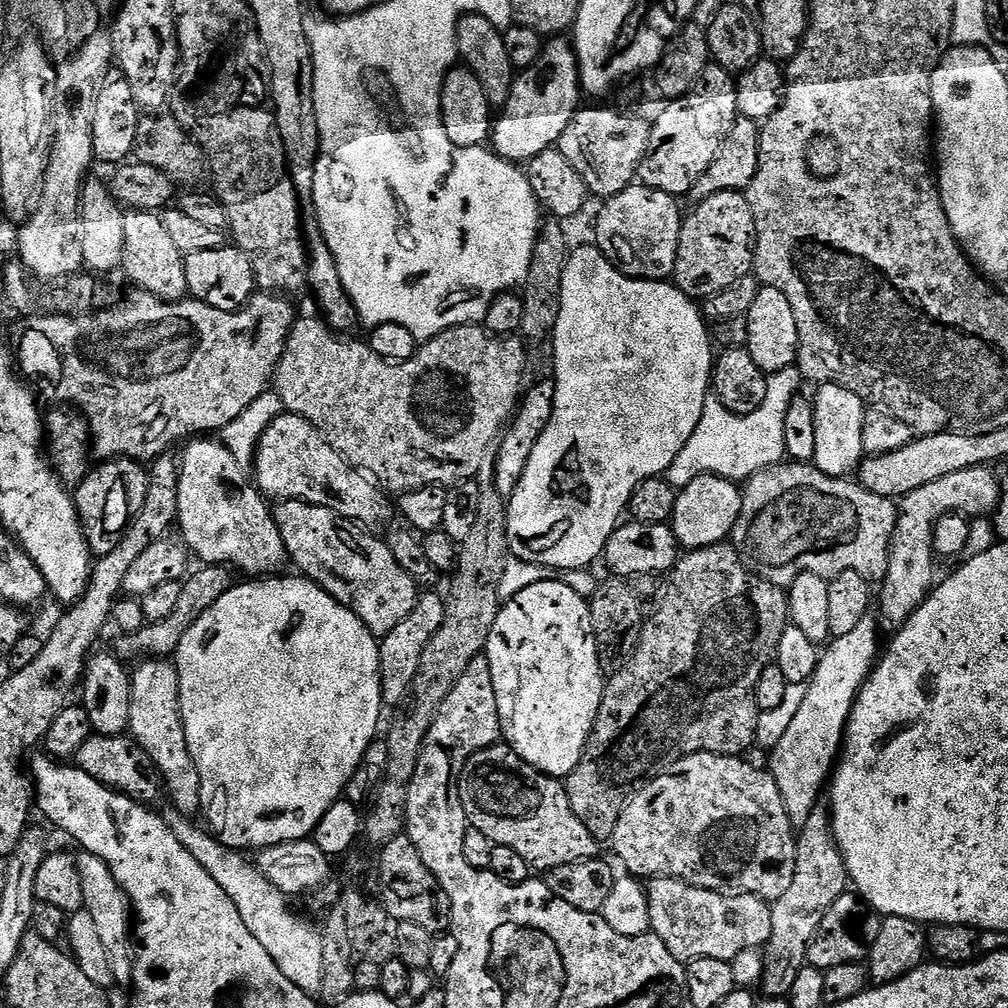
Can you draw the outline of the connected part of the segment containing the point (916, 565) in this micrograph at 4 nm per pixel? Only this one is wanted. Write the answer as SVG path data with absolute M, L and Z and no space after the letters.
M991 467L958 470L954 474L946 474L946 478L938 478L929 482L919 490L906 494L899 501L896 529L892 535L892 553L888 563L888 573L882 581L878 592L879 615L893 626L905 624L918 606L928 597L937 583L936 563L938 557L932 551L934 546L934 526L938 518L951 512L963 512L969 518L984 518L995 513L1000 504L1002 489L1000 480L995 476Z

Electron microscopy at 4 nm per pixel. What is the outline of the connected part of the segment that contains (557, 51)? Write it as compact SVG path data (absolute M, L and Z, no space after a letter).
M564 38L549 39L545 43L538 62L534 62L534 66L523 69L515 77L509 100L506 101L499 115L495 117L490 144L496 155L504 160L527 162L533 160L538 154L542 154L547 148L559 145L566 126L570 126L574 114L581 107L580 96L582 97L580 63L576 61L575 47L569 41L567 44Z

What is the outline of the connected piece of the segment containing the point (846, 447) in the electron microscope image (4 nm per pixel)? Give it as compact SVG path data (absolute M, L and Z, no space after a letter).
M821 384L815 390L817 392L812 400L812 409L817 445L814 448L812 464L819 472L827 476L851 477L866 456L862 444L866 401L858 398L854 390L841 384Z

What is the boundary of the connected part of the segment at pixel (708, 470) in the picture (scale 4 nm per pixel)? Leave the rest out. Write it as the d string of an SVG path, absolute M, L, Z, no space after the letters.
M776 374L771 377L767 402L749 416L736 416L730 410L726 410L726 406L722 406L722 402L715 394L709 394L706 406L702 410L702 418L690 442L682 446L682 454L678 454L678 458L674 458L674 462L668 467L666 473L668 483L679 490L694 482L694 478L707 475L744 482L756 472L772 464L781 463L786 456L784 419L788 401L797 391L797 377L788 375L792 374Z

